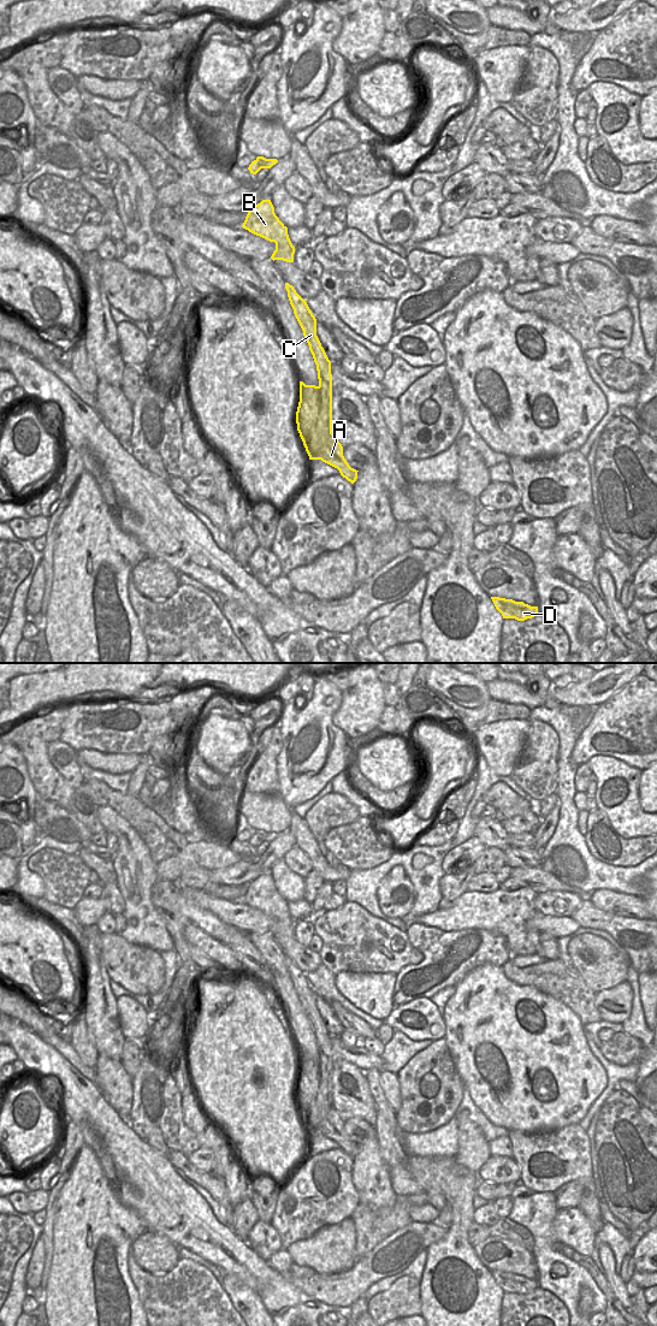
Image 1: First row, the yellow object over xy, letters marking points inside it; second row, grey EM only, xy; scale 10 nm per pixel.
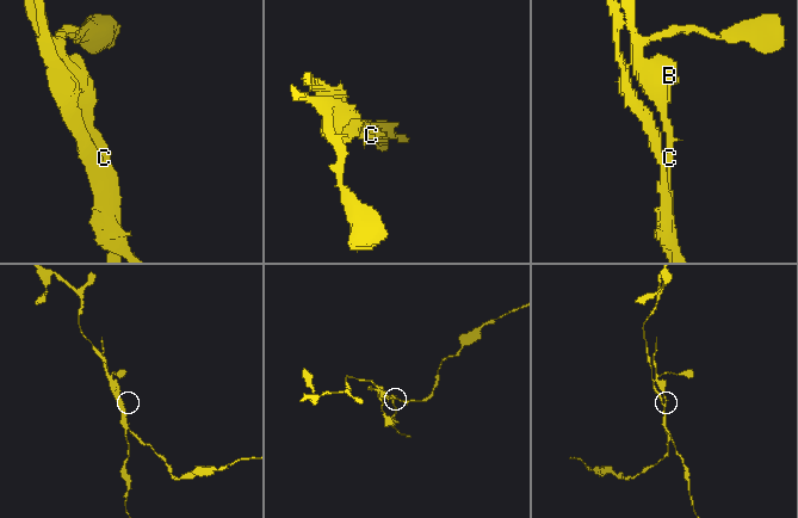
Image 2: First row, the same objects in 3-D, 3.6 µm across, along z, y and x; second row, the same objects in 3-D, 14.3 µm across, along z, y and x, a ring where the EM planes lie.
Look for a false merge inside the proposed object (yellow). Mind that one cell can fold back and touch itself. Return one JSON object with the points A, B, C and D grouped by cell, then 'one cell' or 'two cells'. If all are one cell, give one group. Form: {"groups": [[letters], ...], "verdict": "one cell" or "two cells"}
{"groups": [["A", "D"], ["B", "C"]], "verdict": "two cells"}

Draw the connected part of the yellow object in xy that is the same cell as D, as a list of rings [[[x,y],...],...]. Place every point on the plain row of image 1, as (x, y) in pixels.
[[[491,1271],[496,1283],[502,1287],[503,1292],[515,1292],[525,1295],[538,1287],[538,1280],[531,1280],[523,1275],[515,1275],[499,1271]]]

